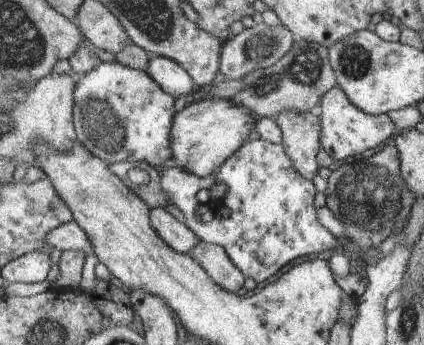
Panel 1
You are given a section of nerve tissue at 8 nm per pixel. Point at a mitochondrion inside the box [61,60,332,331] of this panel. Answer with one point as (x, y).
(105, 122)

